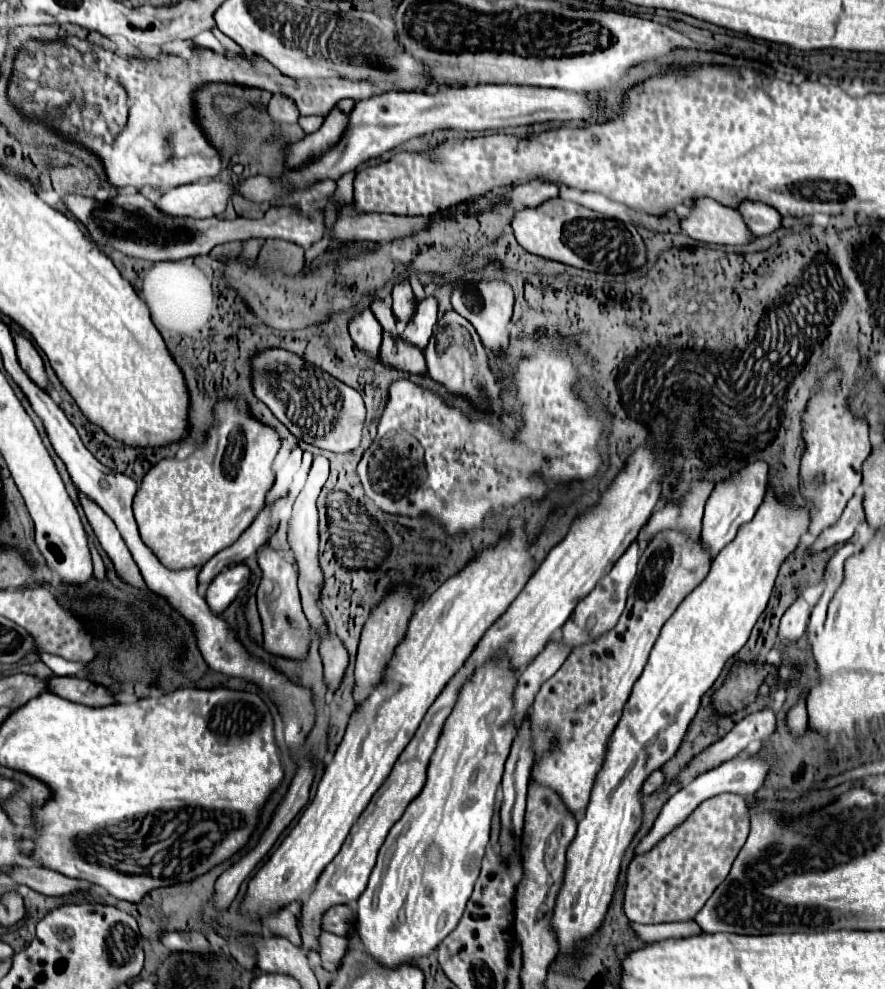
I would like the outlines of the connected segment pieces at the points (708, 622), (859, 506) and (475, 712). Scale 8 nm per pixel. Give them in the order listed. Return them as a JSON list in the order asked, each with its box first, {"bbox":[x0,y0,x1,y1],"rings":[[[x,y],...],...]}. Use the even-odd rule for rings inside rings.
[{"bbox":[553,490,809,954],"rings":[[[767,490],[753,520],[737,530],[735,540],[713,560],[705,580],[687,594],[663,626],[609,740],[609,752],[593,786],[585,818],[579,820],[577,836],[567,850],[565,882],[553,912],[553,930],[563,954],[601,926],[613,898],[621,858],[643,820],[641,784],[653,770],[673,758],[701,696],[719,678],[727,658],[745,646],[751,628],[769,602],[781,564],[795,552],[801,536],[807,534],[809,522],[809,502],[805,498],[783,502],[775,490]]]},{"bbox":[807,494,865,556],"rings":[[[855,494],[855,496],[847,502],[847,506],[845,506],[841,518],[839,518],[833,526],[825,528],[825,530],[815,538],[815,542],[807,548],[807,556],[813,556],[813,554],[817,554],[817,552],[823,552],[823,550],[827,550],[827,548],[831,548],[831,546],[835,546],[835,544],[845,544],[845,542],[853,536],[857,524],[865,518],[865,514],[863,514],[863,502],[861,502],[861,500],[863,500],[863,496],[861,496],[861,494]]]},{"bbox":[357,654,517,968],"rings":[[[503,654],[503,656],[497,656],[493,658],[491,662],[483,662],[479,666],[473,668],[473,674],[469,676],[469,680],[459,688],[459,696],[457,696],[457,702],[449,714],[449,718],[445,720],[443,724],[443,730],[441,730],[441,736],[437,740],[437,748],[431,756],[431,766],[427,766],[427,780],[425,780],[425,786],[423,790],[419,792],[419,796],[407,806],[405,814],[395,822],[395,826],[389,830],[387,834],[387,840],[385,844],[381,846],[379,850],[379,856],[377,856],[377,864],[371,872],[371,878],[369,878],[369,884],[365,888],[365,892],[359,896],[357,900],[357,928],[359,928],[359,936],[361,936],[361,942],[365,946],[367,952],[371,952],[383,966],[391,966],[395,968],[397,964],[405,964],[405,962],[415,962],[419,956],[425,956],[429,952],[433,952],[437,948],[439,942],[443,942],[443,938],[459,924],[459,918],[465,910],[465,904],[473,892],[473,884],[479,876],[479,870],[481,870],[481,860],[485,856],[485,848],[489,844],[489,830],[491,830],[491,818],[493,818],[493,806],[495,806],[495,794],[497,794],[497,788],[499,788],[499,782],[501,782],[501,776],[503,776],[503,766],[505,766],[505,760],[509,756],[509,750],[511,750],[511,742],[515,738],[515,724],[513,724],[513,692],[515,692],[515,686],[517,686],[517,672],[511,668],[511,662],[509,658]],[[431,842],[435,842],[435,846],[439,846],[439,854],[443,854],[441,858],[441,866],[435,868],[427,862],[427,858],[423,858],[423,850],[427,850],[427,846],[431,846]]]}]

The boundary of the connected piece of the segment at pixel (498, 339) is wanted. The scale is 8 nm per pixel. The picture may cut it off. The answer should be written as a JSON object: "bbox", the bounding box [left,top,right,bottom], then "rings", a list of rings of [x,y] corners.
{"bbox":[451,280,513,358],"rings":[[[497,280],[497,282],[483,282],[481,286],[455,286],[455,290],[451,294],[451,304],[457,314],[467,318],[475,326],[481,342],[495,358],[503,358],[503,354],[507,354],[507,350],[509,350],[507,324],[509,324],[511,312],[513,312],[513,294],[511,294],[511,286],[507,286],[507,282]]]}

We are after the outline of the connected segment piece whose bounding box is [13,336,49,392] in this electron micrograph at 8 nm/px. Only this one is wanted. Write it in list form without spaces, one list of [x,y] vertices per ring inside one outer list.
[[[13,336],[15,338],[15,346],[17,346],[17,358],[19,358],[19,364],[23,368],[23,372],[39,386],[43,388],[45,392],[49,390],[49,380],[47,380],[47,374],[45,374],[45,366],[43,366],[43,360],[39,356],[39,352],[35,350],[35,346],[23,338],[23,336]]]

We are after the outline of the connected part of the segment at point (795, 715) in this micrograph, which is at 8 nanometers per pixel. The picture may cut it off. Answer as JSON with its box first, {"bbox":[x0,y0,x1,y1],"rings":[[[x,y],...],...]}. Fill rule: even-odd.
{"bbox":[787,698,807,734],"rings":[[[803,698],[797,702],[797,706],[791,708],[791,712],[787,716],[787,724],[789,724],[793,734],[803,734],[803,730],[807,726],[807,710],[805,710]]]}

